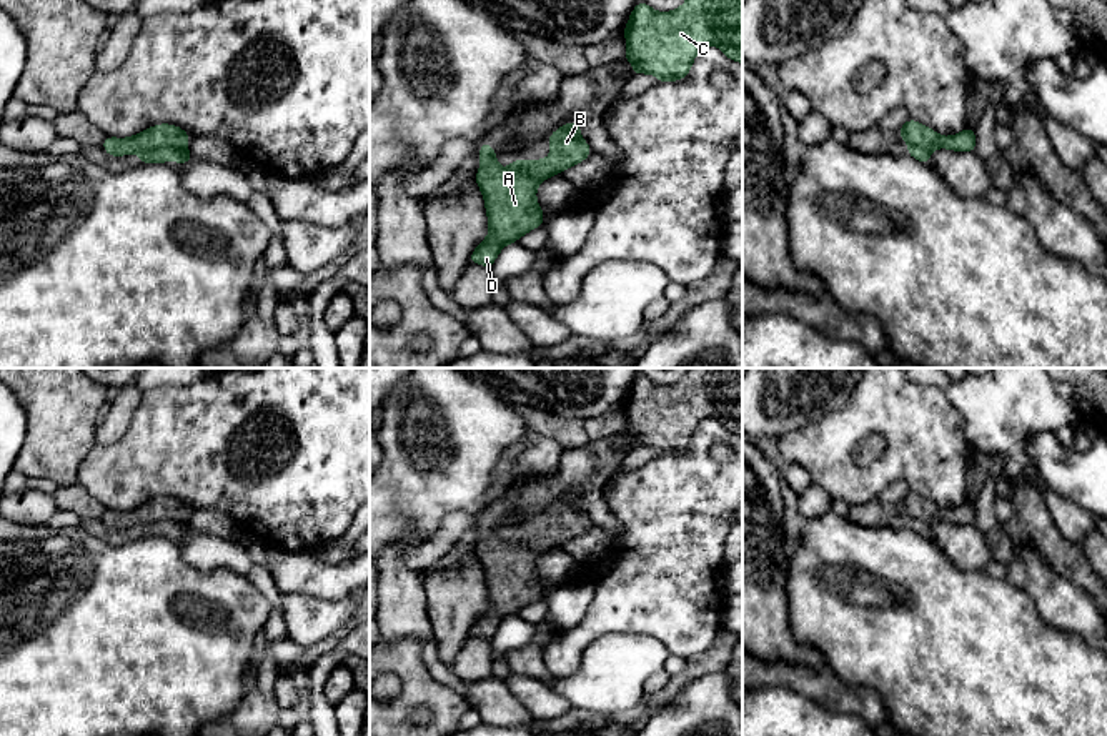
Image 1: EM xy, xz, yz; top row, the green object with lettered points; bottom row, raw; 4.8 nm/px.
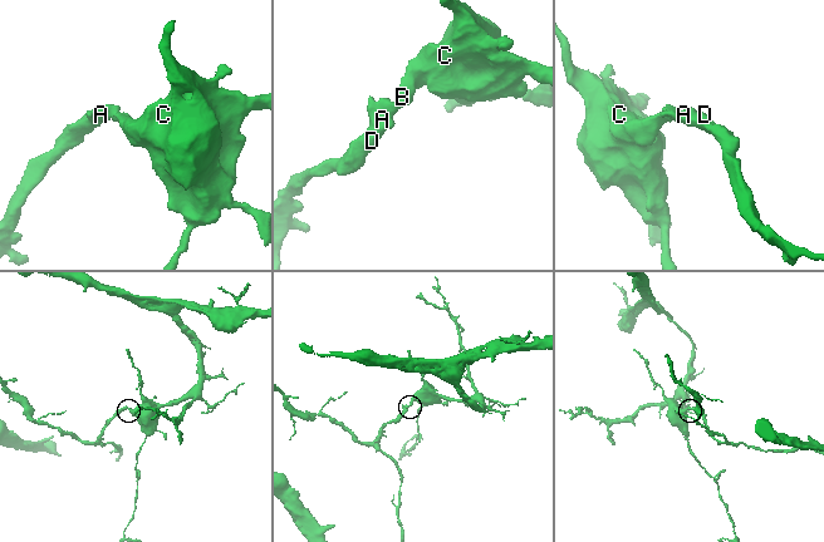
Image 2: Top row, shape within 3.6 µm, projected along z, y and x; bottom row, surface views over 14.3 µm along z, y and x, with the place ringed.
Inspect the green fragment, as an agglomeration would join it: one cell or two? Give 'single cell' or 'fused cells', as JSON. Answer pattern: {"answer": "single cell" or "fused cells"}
{"answer": "fused cells"}

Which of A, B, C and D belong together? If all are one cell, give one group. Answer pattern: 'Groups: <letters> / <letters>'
Groups: A D / B C

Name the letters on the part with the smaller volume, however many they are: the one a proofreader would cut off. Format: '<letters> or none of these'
A, D

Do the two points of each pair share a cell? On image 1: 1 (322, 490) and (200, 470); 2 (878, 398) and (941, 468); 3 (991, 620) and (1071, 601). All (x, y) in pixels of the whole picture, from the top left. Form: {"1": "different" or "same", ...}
{"1": "same", "2": "same", "3": "different"}

